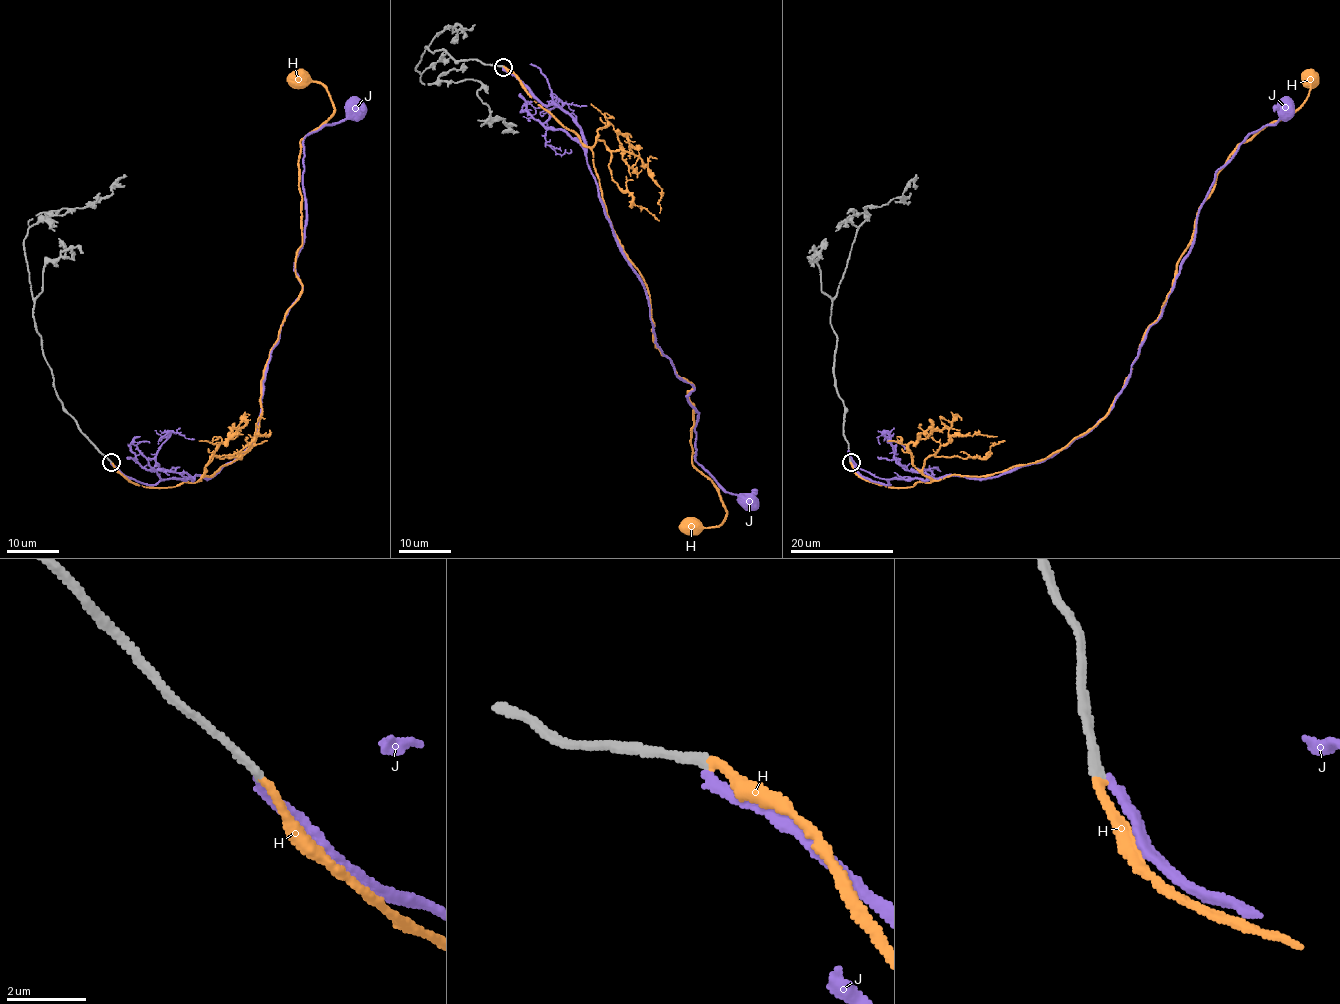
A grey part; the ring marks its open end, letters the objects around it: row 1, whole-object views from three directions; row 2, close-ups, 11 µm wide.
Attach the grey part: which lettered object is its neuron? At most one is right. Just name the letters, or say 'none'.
H

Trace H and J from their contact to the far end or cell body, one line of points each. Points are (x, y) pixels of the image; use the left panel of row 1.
H: (110, 462), (171, 488), (258, 434), (270, 349), (302, 290), (299, 142), (334, 110), (302, 78)
J: (110, 462), (145, 484), (205, 479), (249, 446), (272, 346), (302, 290), (303, 139), (355, 106)

